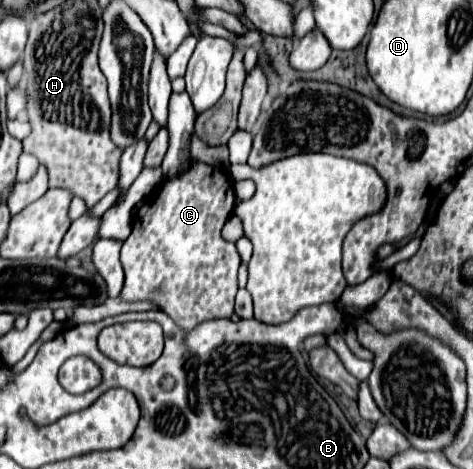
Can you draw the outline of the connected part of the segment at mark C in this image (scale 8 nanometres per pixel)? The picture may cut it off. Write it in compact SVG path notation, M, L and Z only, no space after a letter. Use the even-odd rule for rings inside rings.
M193 161L183 175L163 181L135 213L133 231L123 243L125 283L119 299L151 301L183 331L209 319L231 317L241 257L235 243L221 237L221 229L233 205L235 195L227 169Z

